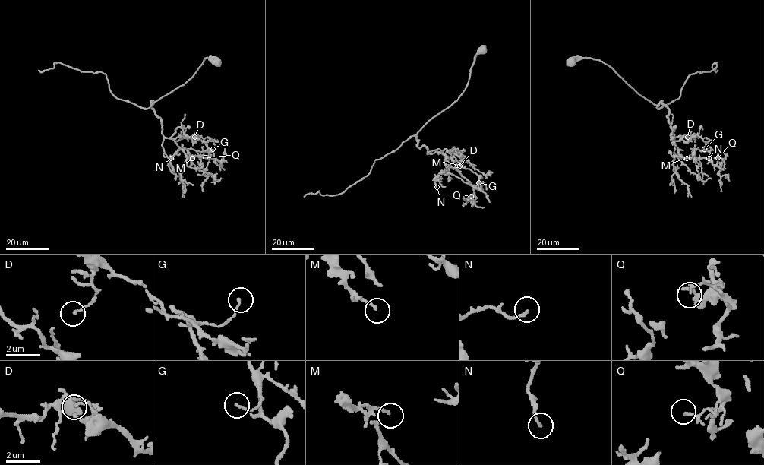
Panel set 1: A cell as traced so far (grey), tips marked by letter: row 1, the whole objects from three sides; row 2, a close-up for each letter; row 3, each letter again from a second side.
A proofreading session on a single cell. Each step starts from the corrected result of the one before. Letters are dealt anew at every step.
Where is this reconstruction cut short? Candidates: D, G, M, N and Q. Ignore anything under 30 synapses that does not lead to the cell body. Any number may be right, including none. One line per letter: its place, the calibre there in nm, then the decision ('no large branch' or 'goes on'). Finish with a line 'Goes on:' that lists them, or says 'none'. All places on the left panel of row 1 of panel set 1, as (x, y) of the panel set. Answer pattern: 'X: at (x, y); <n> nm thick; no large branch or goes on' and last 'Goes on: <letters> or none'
D: at (194, 137); 140 nm thick; no large branch
G: at (213, 149); 130 nm thick; no large branch
M: at (192, 158); 150 nm thick; goes on
N: at (171, 158); 150 nm thick; no large branch
Q: at (205, 157); 130 nm thick; no large branch
Goes on: M

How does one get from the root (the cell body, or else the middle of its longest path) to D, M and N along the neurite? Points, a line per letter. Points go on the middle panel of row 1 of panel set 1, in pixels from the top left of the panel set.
D: (483, 49), (462, 94), (416, 135), (417, 147), (424, 145), (428, 153), (456, 150), (459, 166)
M: (483, 49), (475, 56), (462, 94), (416, 135), (418, 148), (424, 145), (428, 153), (437, 150), (457, 165)
N: (483, 49), (462, 94), (416, 135), (418, 148), (440, 153), (473, 185), (442, 172), (437, 187)

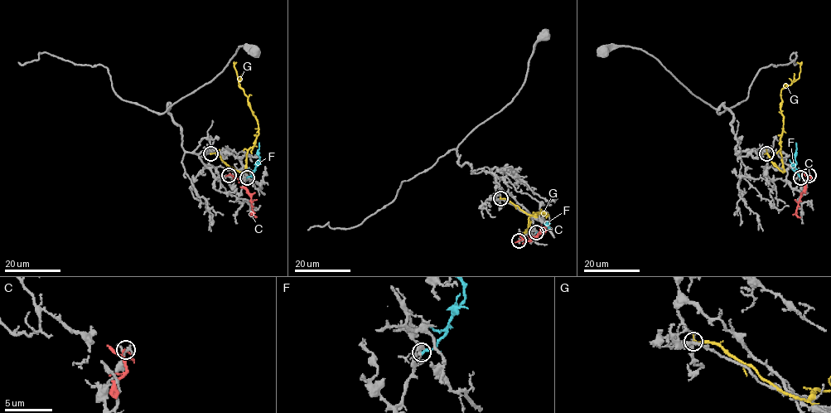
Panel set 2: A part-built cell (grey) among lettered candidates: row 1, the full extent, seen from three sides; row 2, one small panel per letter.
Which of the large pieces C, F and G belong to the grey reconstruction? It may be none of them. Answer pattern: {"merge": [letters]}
{"merge": []}

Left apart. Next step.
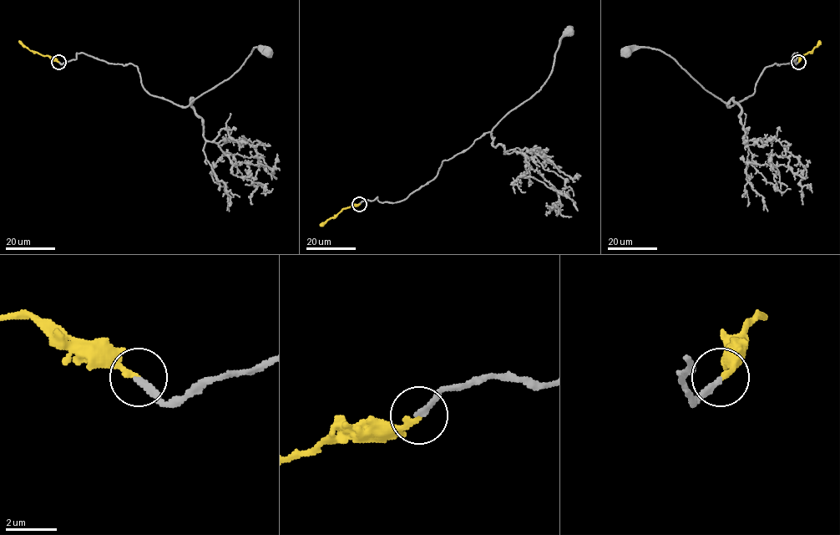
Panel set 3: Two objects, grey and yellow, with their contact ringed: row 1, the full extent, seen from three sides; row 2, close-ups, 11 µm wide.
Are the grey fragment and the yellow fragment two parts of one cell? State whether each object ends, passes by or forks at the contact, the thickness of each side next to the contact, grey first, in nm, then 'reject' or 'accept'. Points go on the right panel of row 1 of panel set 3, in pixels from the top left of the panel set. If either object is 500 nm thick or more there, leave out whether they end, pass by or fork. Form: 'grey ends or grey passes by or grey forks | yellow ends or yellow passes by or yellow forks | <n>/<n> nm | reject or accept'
grey ends | yellow ends | 240/200 nm | accept

